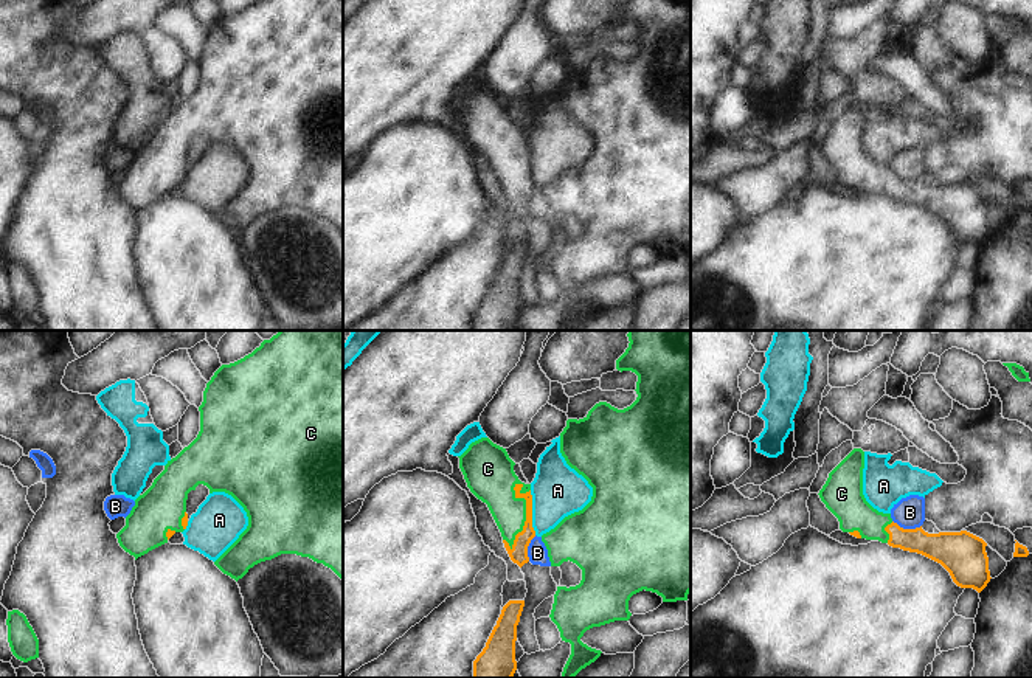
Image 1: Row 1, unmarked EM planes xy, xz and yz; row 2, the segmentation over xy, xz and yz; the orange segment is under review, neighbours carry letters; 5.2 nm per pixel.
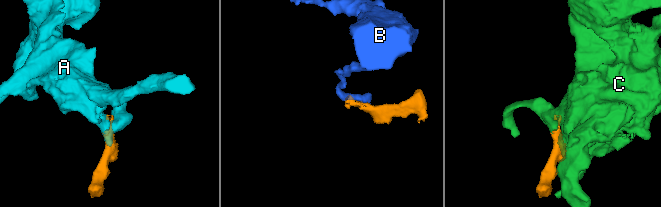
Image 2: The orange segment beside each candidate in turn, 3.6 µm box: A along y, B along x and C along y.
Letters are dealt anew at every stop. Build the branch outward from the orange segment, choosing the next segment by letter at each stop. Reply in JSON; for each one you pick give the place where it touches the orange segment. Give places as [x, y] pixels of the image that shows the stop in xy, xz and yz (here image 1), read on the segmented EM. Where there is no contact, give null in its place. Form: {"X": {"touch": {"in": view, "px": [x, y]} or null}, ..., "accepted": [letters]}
{"C": {"touch": {"in": "xz", "px": [526, 512]}}, "accepted": ["C"]}

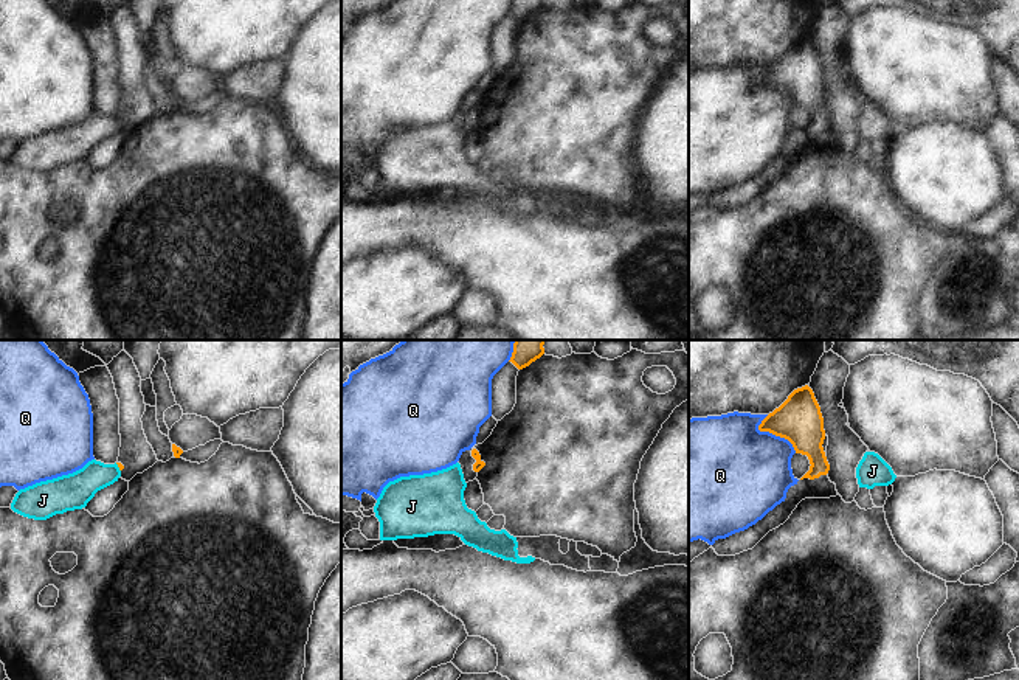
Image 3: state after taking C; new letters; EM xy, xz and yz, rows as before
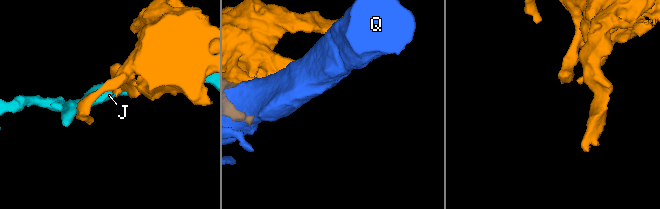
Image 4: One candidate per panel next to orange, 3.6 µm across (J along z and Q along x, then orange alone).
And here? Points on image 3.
{"accepted": []}

